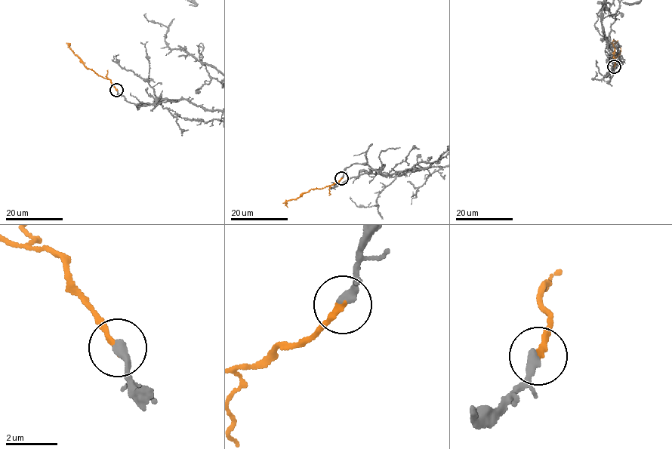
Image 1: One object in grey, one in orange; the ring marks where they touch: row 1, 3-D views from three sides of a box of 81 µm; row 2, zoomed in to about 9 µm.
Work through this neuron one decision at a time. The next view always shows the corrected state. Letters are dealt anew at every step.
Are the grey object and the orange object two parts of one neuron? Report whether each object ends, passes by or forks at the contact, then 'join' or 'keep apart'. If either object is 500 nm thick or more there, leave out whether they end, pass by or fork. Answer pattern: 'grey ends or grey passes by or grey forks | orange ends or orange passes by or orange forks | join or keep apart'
grey ends | orange ends | join

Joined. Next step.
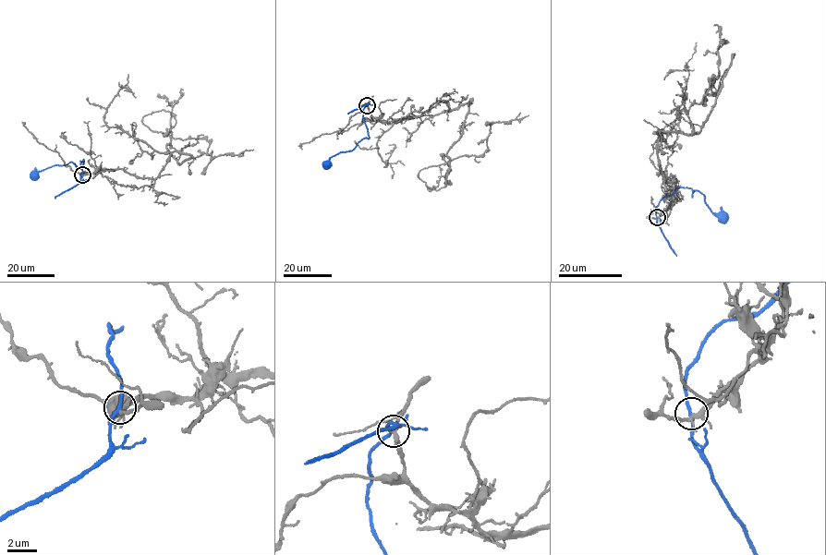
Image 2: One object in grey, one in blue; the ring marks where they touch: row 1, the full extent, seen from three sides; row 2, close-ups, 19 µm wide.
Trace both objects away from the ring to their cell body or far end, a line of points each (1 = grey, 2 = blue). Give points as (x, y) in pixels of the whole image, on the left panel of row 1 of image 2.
1: (82, 174), (154, 179), (174, 151), (189, 160), (162, 110), (142, 124), (212, 158), (253, 150)
2: (82, 174), (80, 161), (84, 160), (78, 168), (71, 162), (51, 166), (31, 176)

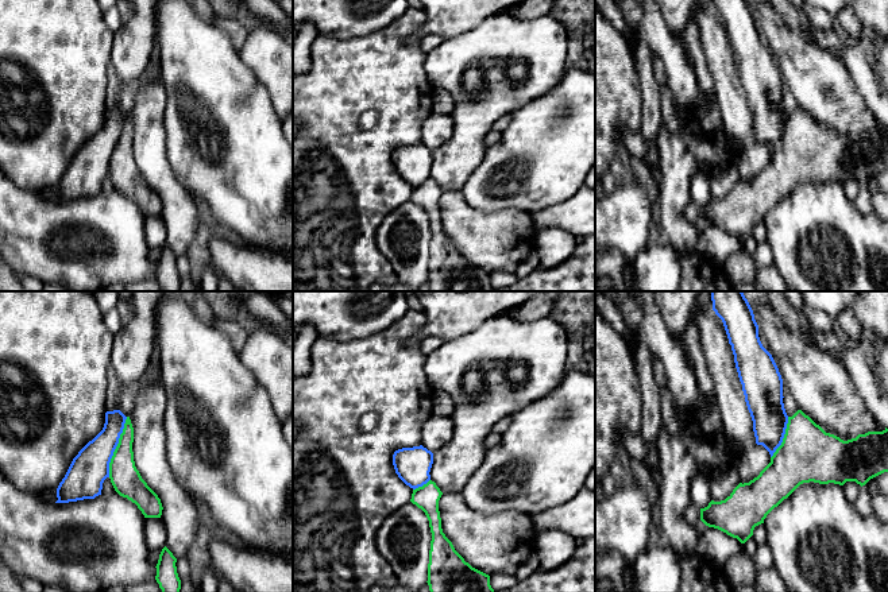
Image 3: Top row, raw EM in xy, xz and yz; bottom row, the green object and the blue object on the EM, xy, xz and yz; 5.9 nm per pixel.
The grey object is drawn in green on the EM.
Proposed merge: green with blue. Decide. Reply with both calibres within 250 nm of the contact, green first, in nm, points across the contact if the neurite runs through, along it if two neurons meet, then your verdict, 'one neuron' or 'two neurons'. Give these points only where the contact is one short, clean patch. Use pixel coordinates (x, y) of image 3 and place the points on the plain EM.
180 nm thick on the green side, 220 nm on the other; two neurons

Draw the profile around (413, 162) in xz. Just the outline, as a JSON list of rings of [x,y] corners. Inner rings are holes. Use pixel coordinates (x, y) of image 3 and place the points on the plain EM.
[[[422,143],[402,146],[393,152],[395,171],[413,187],[422,185],[431,178],[432,162],[433,151]]]

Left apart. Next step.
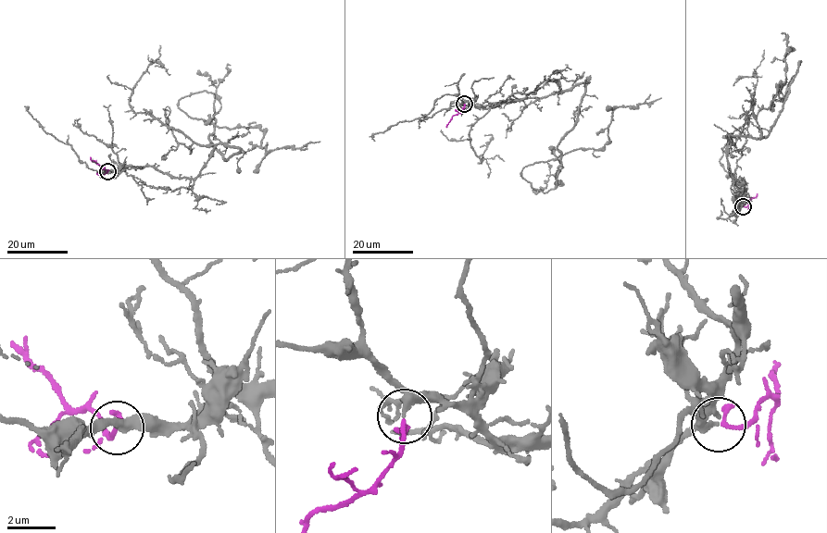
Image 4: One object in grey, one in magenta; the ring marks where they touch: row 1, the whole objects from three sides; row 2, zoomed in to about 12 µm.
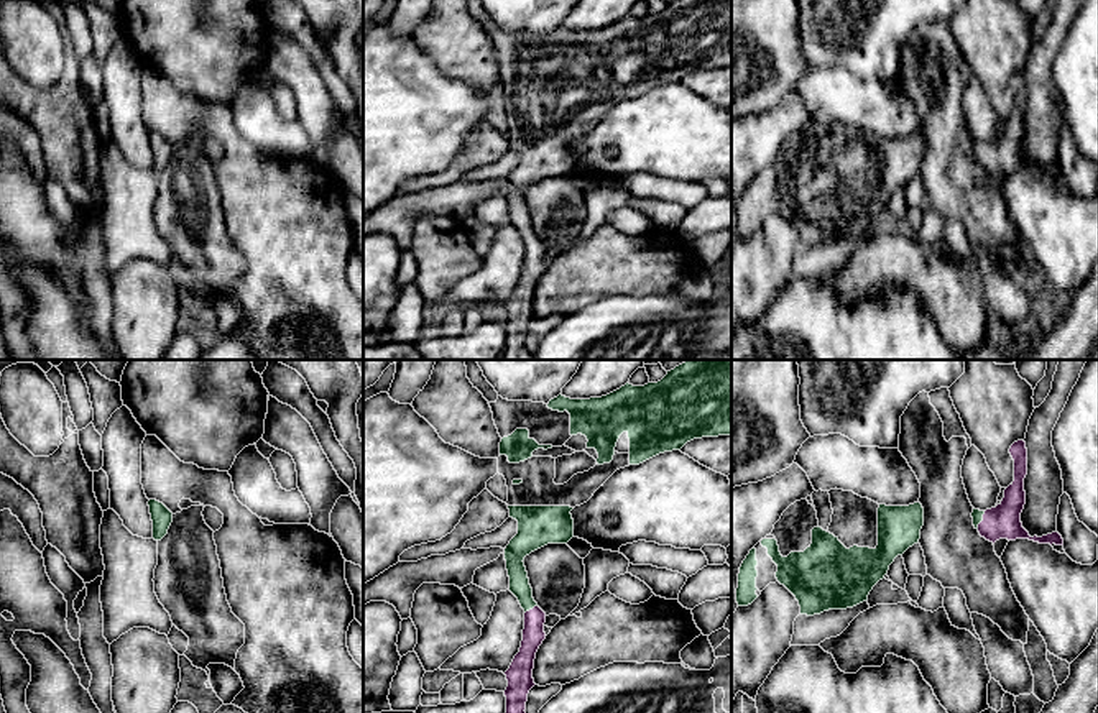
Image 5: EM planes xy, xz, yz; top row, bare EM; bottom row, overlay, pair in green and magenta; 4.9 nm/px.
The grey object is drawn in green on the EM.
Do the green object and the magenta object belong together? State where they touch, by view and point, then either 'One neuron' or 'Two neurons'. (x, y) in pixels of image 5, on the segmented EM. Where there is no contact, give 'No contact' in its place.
Touches green at yz (982, 519). One neuron

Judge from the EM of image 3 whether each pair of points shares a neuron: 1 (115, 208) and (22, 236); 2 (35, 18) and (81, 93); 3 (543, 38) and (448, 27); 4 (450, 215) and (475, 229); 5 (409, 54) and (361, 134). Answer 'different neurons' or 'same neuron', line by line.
1: same neuron
2: same neuron
3: different neurons
4: same neuron
5: same neuron

